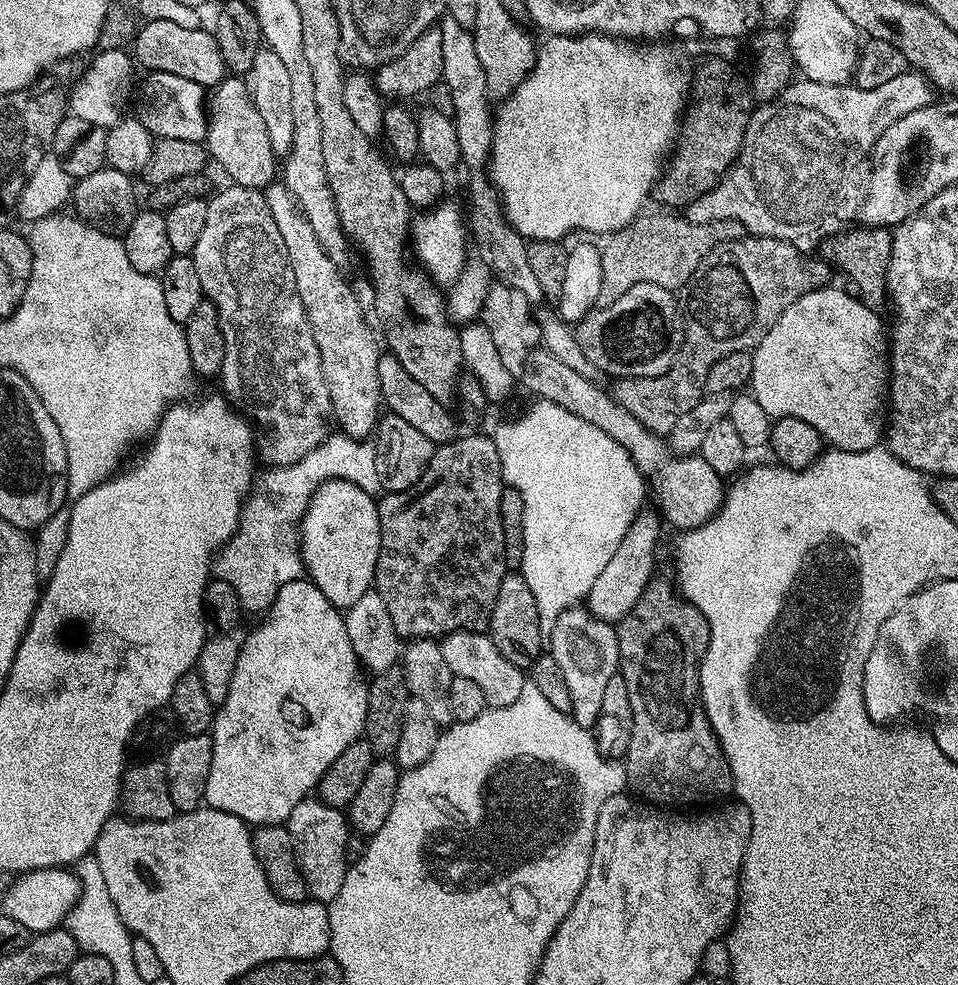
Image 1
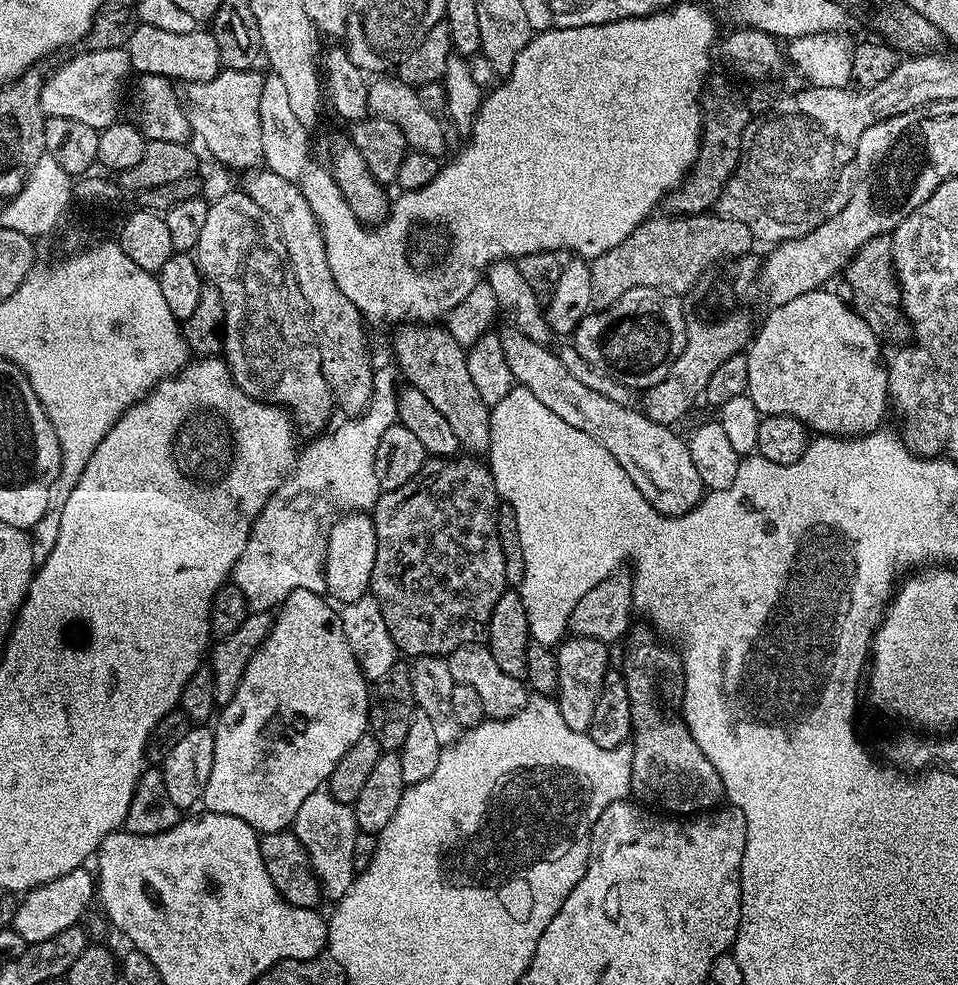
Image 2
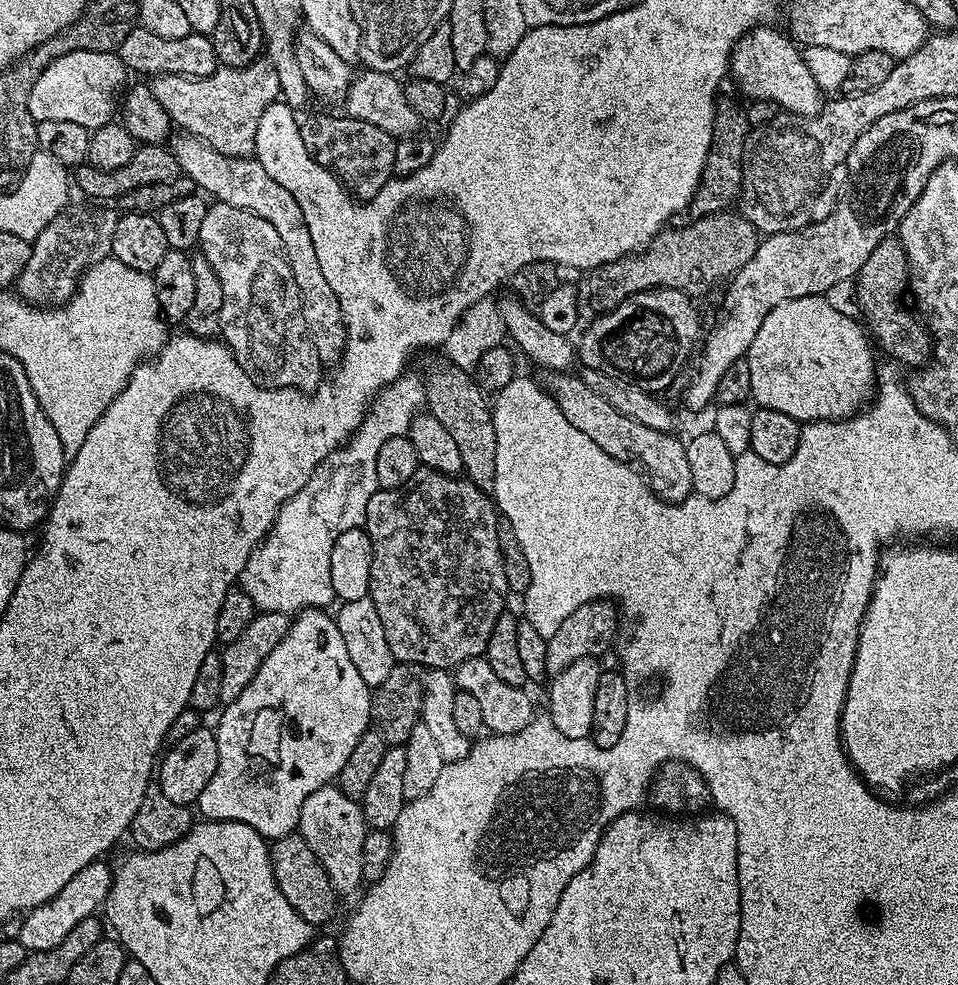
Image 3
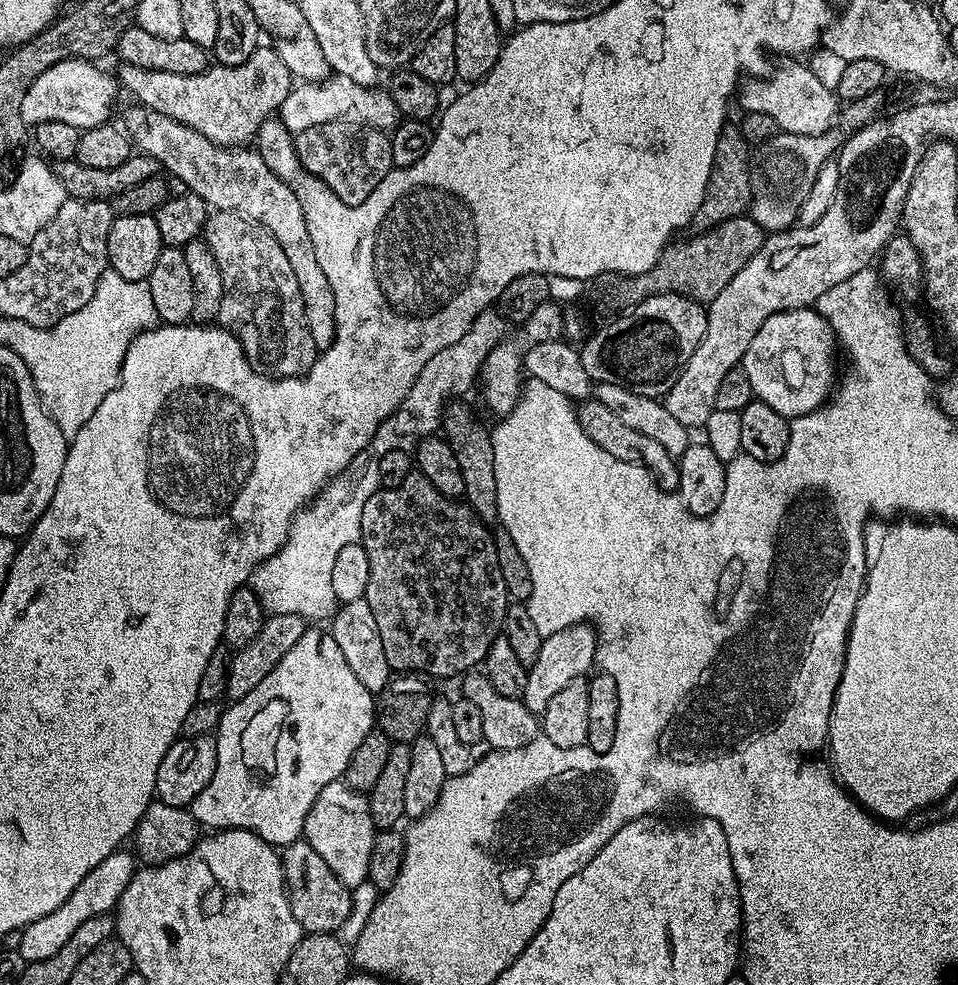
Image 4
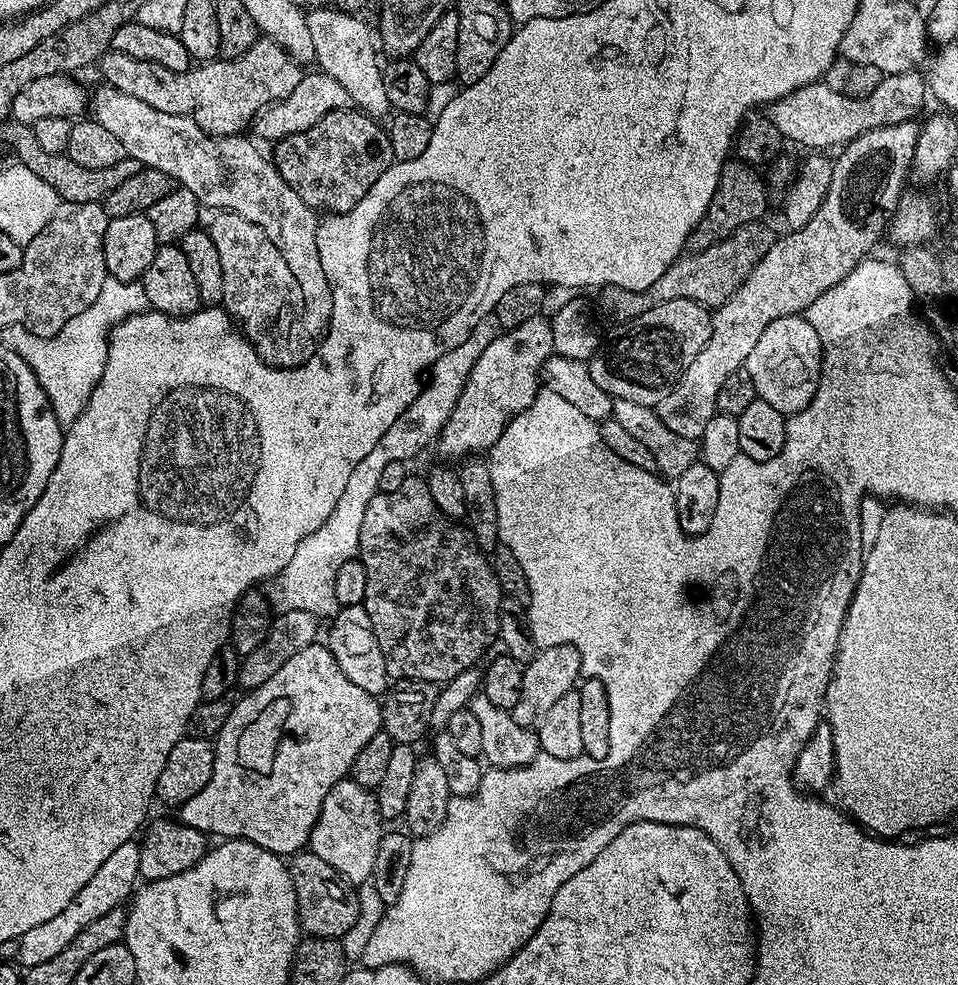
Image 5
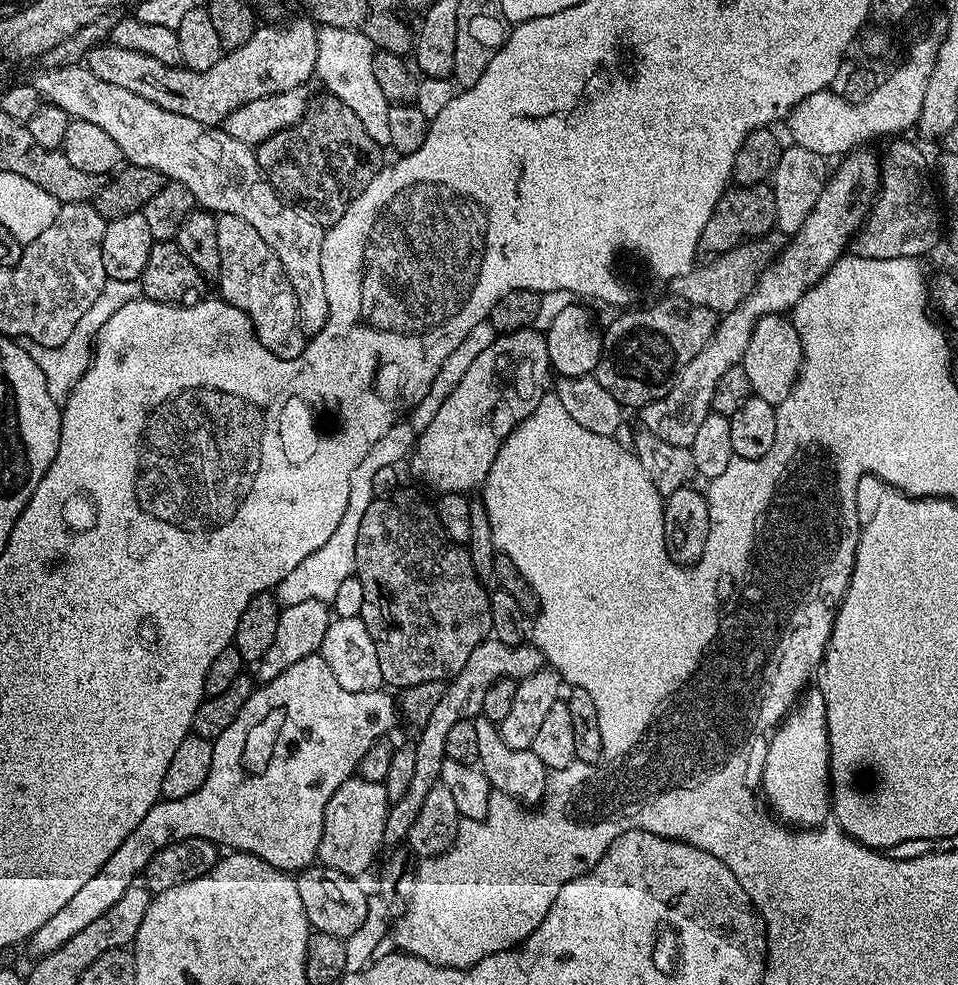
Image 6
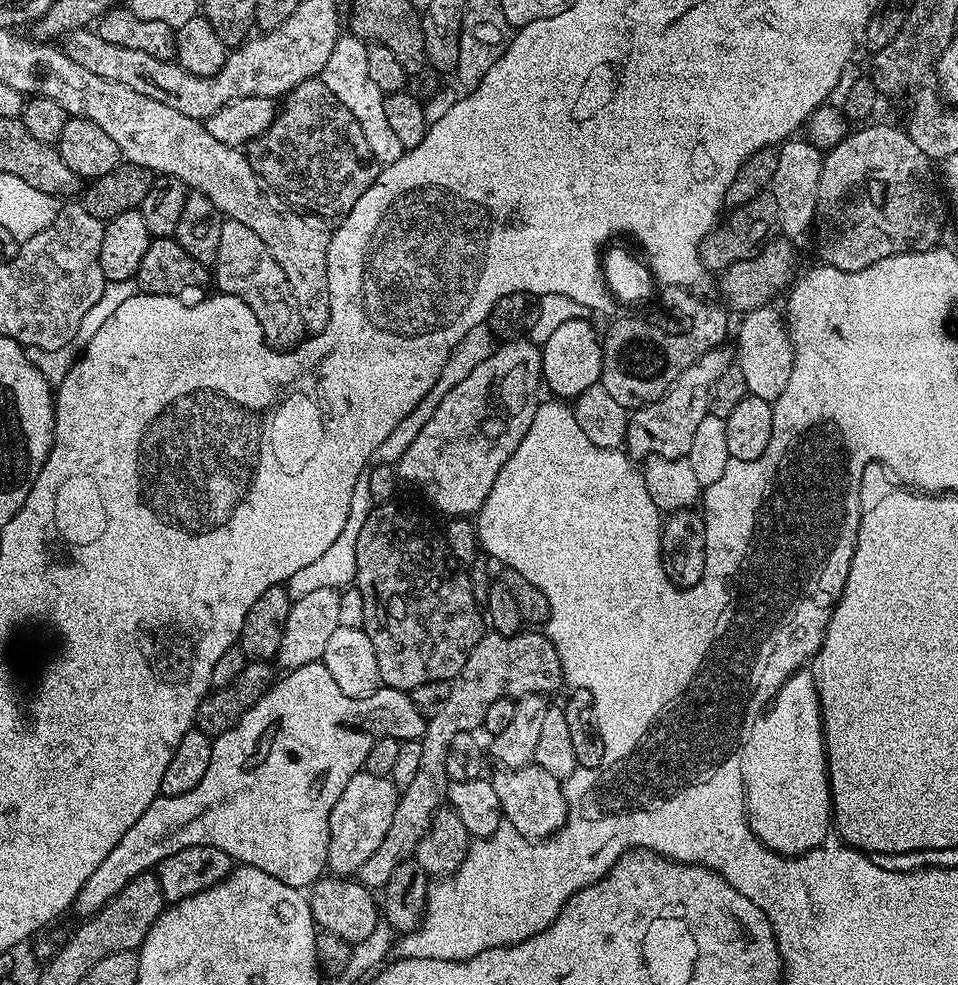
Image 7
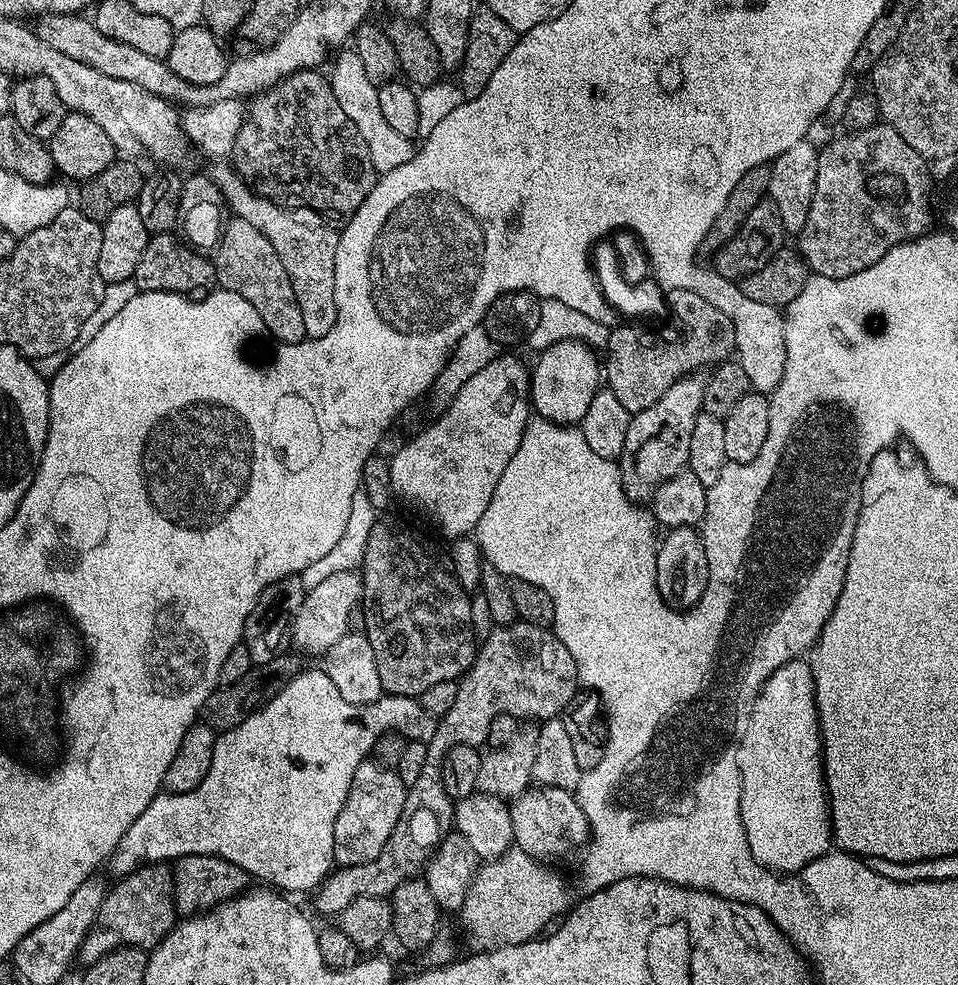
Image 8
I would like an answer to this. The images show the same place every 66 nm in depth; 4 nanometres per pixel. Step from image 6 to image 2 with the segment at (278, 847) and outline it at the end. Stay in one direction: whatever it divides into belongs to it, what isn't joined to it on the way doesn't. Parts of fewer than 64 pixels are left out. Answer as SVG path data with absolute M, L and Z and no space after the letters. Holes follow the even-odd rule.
M298 590L296 595L285 598L284 603L275 613L272 629L261 640L256 653L250 658L250 662L242 674L242 682L238 686L238 690L234 690L234 698L229 704L223 705L219 709L218 719L214 724L216 733L214 738L214 770L210 770L210 782L206 782L203 807L210 812L242 818L242 822L246 822L260 834L291 829L302 802L306 802L306 798L310 798L310 794L317 792L321 785L328 781L334 766L338 766L342 754L346 754L346 750L350 750L350 746L354 746L354 742L358 742L358 738L362 738L368 732L370 684L364 679L362 670L350 650L350 642L346 642L346 634L342 630L339 611L335 607L332 609L323 600L324 598L321 593L310 590ZM87 867L70 870L70 874L62 874L42 886L23 893L21 900L24 901L17 906L16 913L10 920L10 927L22 934L25 945L46 942L46 938L54 938L54 934L62 934L62 930L77 927L81 923L84 911L94 904L97 892L97 877Z

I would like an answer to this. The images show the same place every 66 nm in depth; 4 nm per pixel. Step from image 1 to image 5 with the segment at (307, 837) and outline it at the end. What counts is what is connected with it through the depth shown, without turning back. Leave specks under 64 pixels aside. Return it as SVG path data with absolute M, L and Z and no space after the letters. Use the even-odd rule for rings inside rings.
M345 778L332 787L330 794L326 794L326 802L322 802L318 822L312 831L310 851L318 854L322 862L334 866L336 873L349 884L367 885L372 879L381 835L382 821L378 814L375 791L358 786L358 782L351 778Z

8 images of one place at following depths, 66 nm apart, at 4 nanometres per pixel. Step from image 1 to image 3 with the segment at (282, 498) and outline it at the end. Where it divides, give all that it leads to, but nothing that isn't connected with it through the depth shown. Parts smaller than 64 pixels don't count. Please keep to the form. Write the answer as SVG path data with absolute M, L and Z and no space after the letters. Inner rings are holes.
M405 374L397 378L393 384L387 384L376 396L374 407L364 417L364 421L360 423L351 440L343 448L331 452L318 465L310 482L306 482L306 486L302 486L302 490L298 490L298 494L291 496L280 507L280 513L276 516L272 528L264 537L263 542L250 554L238 581L239 587L243 588L246 594L250 594L256 609L262 612L296 614L305 608L324 610L329 607L327 604L336 596L330 578L334 542L342 534L346 534L346 530L354 530L363 525L366 506L378 490L376 483L378 450L382 450L382 442L386 442L392 436L407 433L412 419L418 415L424 403L425 381L423 379L419 380L416 376Z

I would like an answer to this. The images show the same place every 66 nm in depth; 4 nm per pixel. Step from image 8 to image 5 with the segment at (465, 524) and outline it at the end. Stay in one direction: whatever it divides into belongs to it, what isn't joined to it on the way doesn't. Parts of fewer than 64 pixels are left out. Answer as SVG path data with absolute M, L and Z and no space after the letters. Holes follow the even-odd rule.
M543 315L530 318L526 322L519 324L517 328L509 328L501 331L478 354L478 362L474 362L474 370L470 370L470 378L466 378L466 386L462 386L462 394L458 398L452 413L438 437L440 452L444 456L460 456L459 458L468 458L473 454L487 453L506 430L506 426L515 416L522 414L530 402L534 402L537 392L542 385L540 382L540 367L553 355L554 334L552 333L552 321Z

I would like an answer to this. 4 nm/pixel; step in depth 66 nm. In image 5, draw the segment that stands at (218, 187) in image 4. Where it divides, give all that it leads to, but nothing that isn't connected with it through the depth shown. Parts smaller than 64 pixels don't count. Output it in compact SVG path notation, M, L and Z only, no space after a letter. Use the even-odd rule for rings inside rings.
M107 86L91 93L90 112L122 142L125 157L137 160L145 168L170 174L179 187L193 192L205 209L233 212L262 226L266 238L278 246L286 266L290 266L290 274L302 286L302 326L306 334L320 338L327 333L332 317L332 287L326 282L322 258L318 258L318 216L280 177L269 157L267 160L250 141L243 140L243 135L209 136L191 116L154 110L154 106L146 106L146 102Z

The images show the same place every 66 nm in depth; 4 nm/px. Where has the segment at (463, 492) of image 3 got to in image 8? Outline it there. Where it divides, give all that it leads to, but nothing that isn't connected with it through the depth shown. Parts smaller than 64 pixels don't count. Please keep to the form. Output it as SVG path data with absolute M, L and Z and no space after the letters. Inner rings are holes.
M381 515L374 522L374 530L370 530L370 538L366 538L366 550L364 551L364 563L362 565L362 579L364 581L364 594L362 597L362 611L364 613L364 623L362 631L367 636L370 646L374 650L374 662L378 666L378 678L382 682L385 693L389 696L415 696L420 697L430 686L435 686L437 682L447 680L459 681L460 677L467 672L476 656L478 641L475 638L474 630L471 626L469 593L458 582L458 578L452 573L449 561L440 557L440 552L419 532L416 528L411 528L408 524L403 524L400 520L395 520L392 516Z

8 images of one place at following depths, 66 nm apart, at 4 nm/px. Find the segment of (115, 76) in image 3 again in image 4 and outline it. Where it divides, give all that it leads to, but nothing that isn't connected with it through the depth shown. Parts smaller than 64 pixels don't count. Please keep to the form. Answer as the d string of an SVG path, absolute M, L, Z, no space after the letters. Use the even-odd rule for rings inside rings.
M68 57L43 71L22 98L24 124L38 126L42 122L63 122L84 131L107 123L116 96L120 94L119 81L113 73L106 73L92 64L95 63L85 57Z

